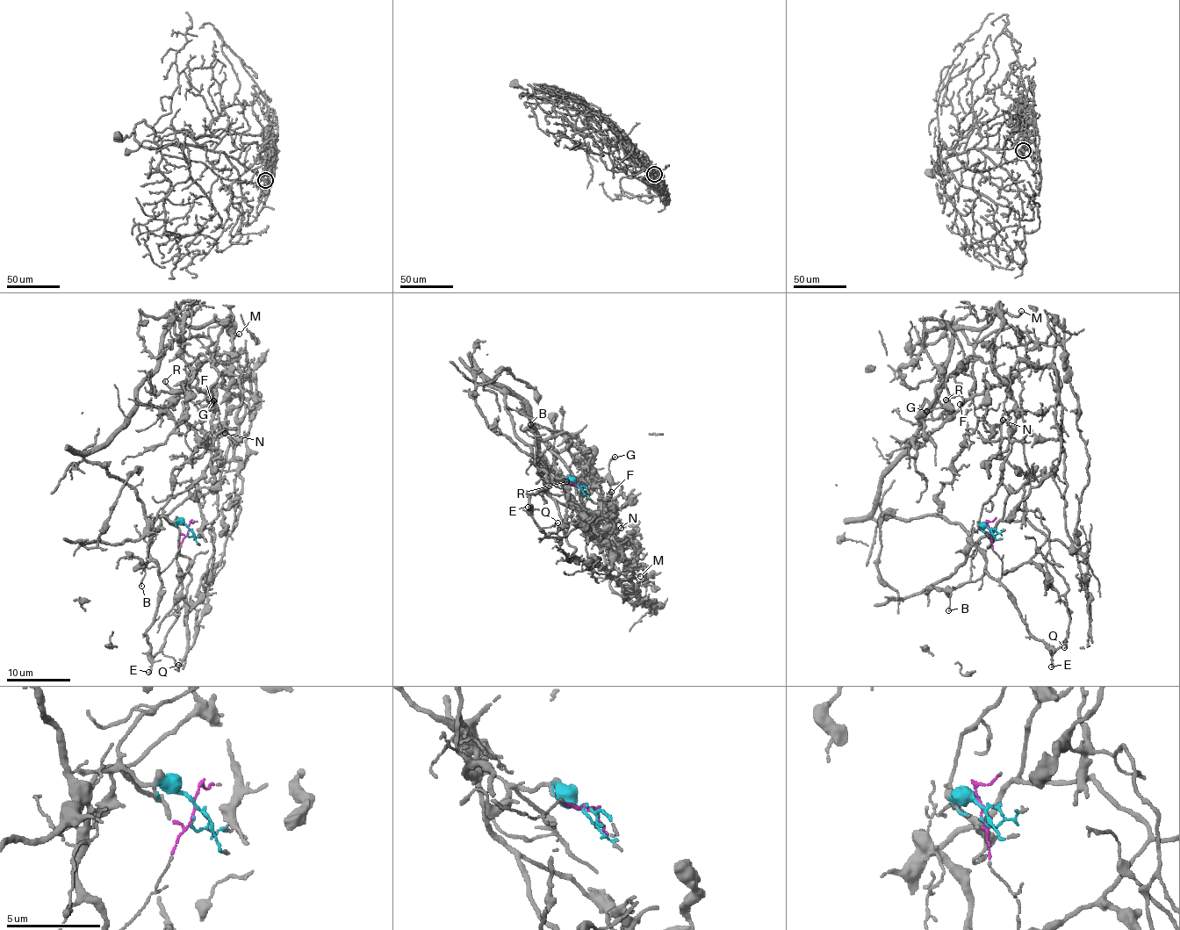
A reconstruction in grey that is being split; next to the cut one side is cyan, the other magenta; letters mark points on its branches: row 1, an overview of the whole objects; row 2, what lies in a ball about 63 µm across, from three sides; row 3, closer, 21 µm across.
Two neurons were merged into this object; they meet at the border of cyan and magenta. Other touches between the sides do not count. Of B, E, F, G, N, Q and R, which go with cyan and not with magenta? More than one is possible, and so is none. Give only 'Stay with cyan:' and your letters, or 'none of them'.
Stay with cyan: F, G, N, R

